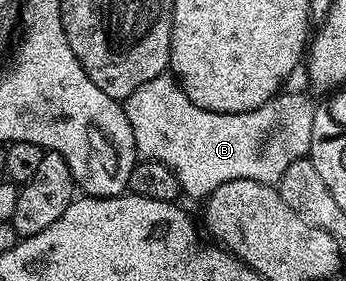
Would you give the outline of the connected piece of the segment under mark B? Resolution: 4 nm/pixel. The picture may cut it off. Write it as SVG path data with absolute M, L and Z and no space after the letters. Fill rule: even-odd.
M163 76L148 80L136 92L125 99L124 112L130 121L130 133L139 155L152 162L163 162L180 180L182 194L191 194L194 198L205 200L220 184L228 180L256 180L267 184L276 184L292 160L309 155L314 123L315 103L312 104L302 94L279 92L260 108L240 112L239 114L221 114L200 108L188 100L181 85L173 77Z

